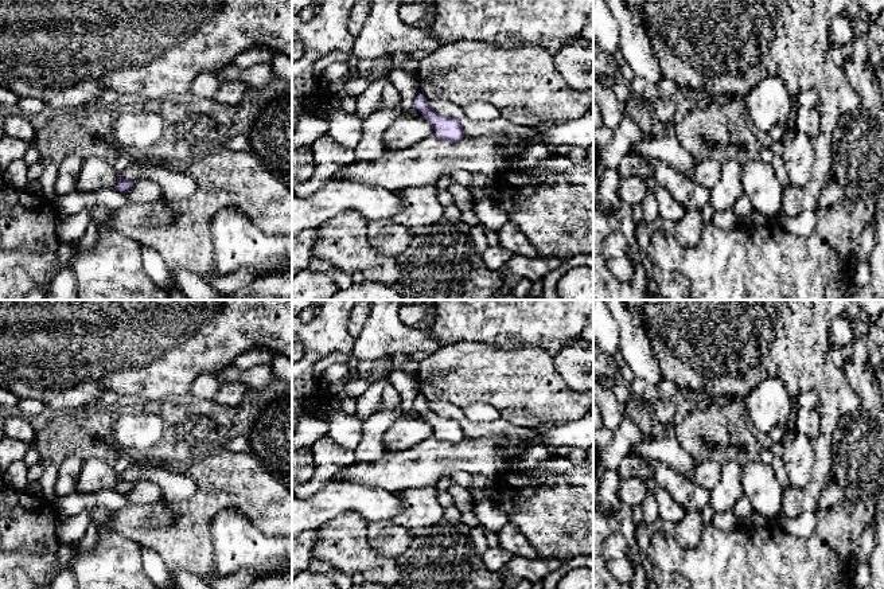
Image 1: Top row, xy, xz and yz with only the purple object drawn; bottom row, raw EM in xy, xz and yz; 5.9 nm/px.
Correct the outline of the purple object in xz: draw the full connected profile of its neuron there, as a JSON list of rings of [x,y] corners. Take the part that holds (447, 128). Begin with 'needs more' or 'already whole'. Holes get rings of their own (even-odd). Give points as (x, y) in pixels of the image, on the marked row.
already whole; [[[418,93],[414,100],[416,109],[433,126],[433,134],[440,140],[459,141],[464,137],[464,129],[457,118],[443,116],[427,105],[424,94]]]

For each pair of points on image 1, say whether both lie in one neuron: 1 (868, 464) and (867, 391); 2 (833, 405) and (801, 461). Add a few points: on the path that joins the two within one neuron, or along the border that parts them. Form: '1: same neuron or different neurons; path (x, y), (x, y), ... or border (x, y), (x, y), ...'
1: same neuron; path (868, 447), (868, 409)
2: different neurons; border (813, 440), (814, 467), (812, 475)

